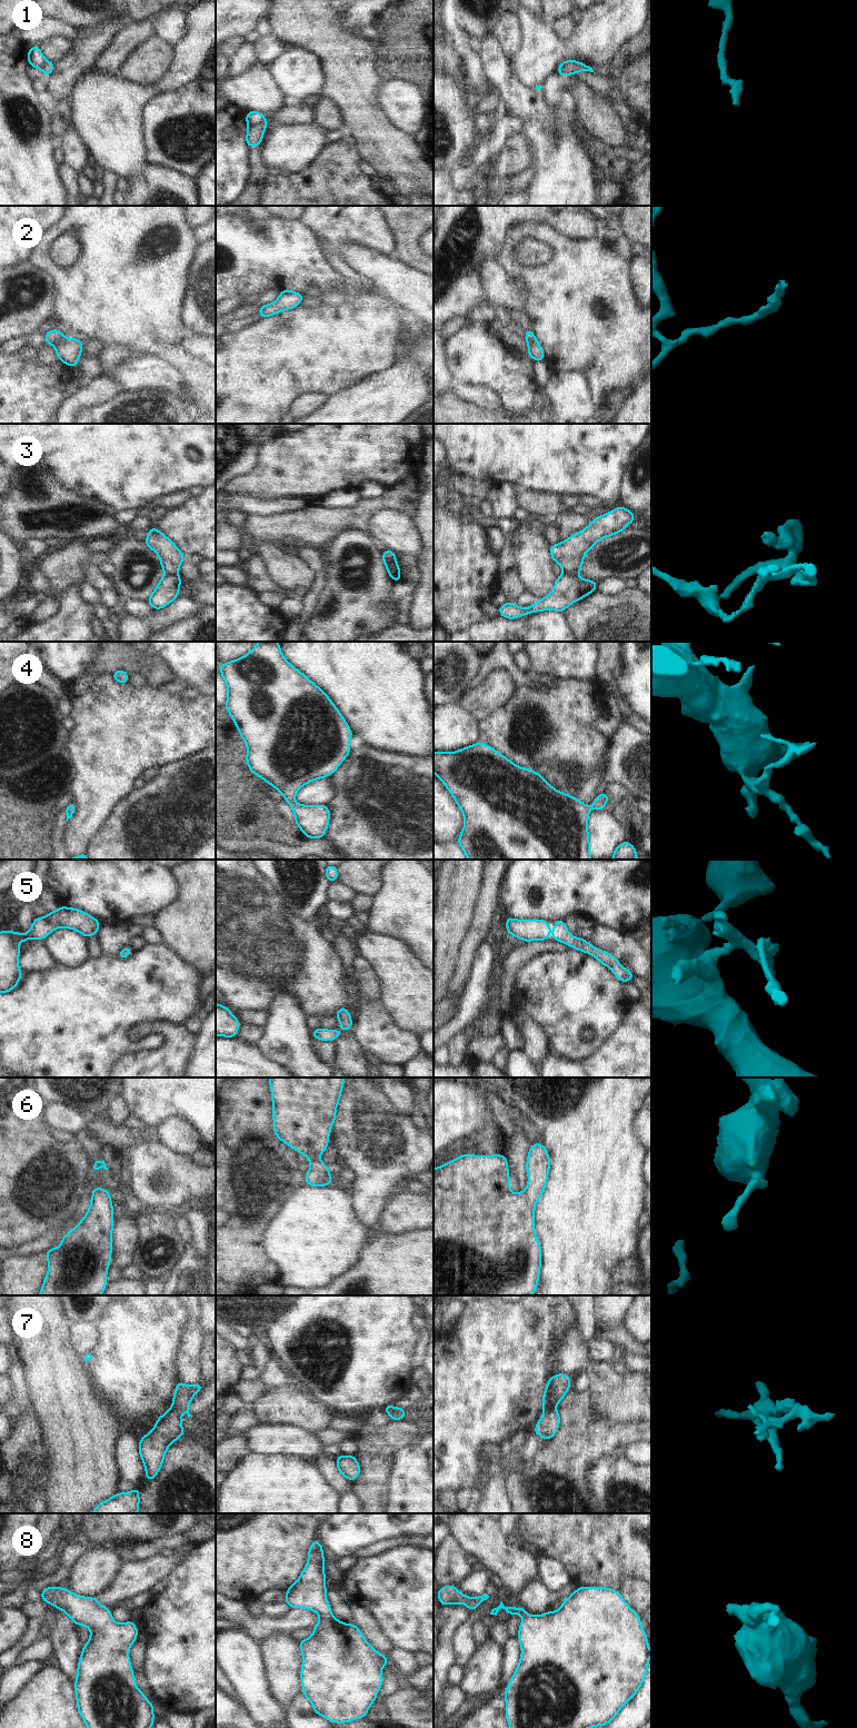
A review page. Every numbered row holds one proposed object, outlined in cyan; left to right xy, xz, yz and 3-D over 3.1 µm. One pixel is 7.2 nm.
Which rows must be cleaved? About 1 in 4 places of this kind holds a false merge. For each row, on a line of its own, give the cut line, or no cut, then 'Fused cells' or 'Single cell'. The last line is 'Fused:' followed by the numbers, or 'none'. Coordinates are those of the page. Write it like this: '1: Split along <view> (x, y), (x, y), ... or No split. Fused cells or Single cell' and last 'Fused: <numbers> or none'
1: Split along xz (265, 118), (256, 125), (248, 126). Fused cells
2: No split. Single cell
3: Split along xz (395, 559), (391, 559), (386, 567). Fused cells
4: No split. Single cell
5: No split. Single cell
6: No split. Single cell
7: Split along yz (552, 1407), (545, 1411). Fused cells
8: No split. Single cell
Fused: 1, 3, 7.

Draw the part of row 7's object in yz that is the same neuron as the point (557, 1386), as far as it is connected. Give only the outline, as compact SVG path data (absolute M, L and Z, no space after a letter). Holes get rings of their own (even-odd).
M558 1373L551 1377L547 1381L546 1390L542 1396L542 1409L548 1411L556 1404L559 1404L569 1390L570 1383L571 1378L565 1373Z

